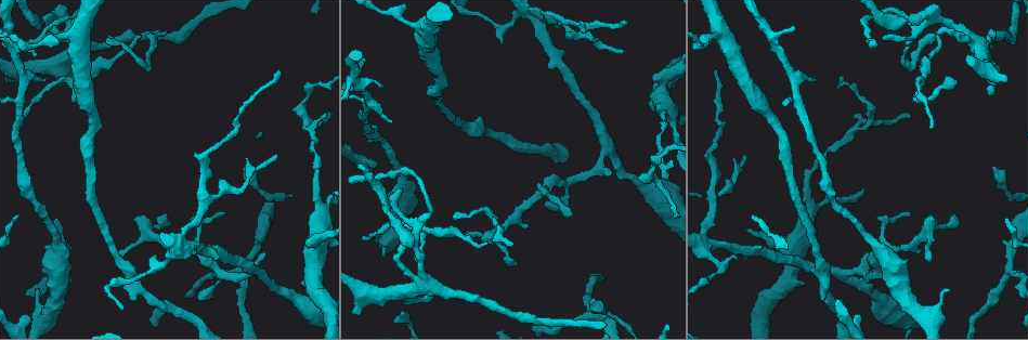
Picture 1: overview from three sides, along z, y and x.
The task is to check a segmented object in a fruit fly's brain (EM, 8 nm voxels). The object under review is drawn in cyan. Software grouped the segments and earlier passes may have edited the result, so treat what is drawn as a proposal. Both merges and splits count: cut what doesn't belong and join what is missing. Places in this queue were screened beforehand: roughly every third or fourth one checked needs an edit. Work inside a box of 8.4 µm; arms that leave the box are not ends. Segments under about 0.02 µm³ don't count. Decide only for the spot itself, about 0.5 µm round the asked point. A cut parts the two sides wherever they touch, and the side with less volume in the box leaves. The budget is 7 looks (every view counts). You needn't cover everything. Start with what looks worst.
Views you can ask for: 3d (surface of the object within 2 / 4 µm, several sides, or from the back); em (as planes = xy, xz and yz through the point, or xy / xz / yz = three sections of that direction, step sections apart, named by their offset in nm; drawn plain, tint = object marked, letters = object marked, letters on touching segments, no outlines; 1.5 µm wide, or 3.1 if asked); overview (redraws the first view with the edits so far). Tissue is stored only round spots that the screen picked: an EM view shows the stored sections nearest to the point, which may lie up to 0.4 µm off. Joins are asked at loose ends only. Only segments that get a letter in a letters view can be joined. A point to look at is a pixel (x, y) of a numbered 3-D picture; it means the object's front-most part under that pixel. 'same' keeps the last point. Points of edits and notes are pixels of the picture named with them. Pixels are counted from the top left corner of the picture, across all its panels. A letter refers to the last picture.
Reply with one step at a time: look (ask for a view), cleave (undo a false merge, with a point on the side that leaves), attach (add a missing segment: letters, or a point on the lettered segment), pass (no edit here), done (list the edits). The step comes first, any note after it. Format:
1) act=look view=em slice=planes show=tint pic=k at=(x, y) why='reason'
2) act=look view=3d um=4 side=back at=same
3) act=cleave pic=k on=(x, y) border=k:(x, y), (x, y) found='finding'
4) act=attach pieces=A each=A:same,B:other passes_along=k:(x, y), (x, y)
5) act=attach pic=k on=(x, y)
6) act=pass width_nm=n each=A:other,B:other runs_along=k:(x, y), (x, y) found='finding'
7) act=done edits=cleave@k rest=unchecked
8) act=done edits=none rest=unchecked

act=look view=3d um=4 pic=1 at=(169, 224) why='free end'

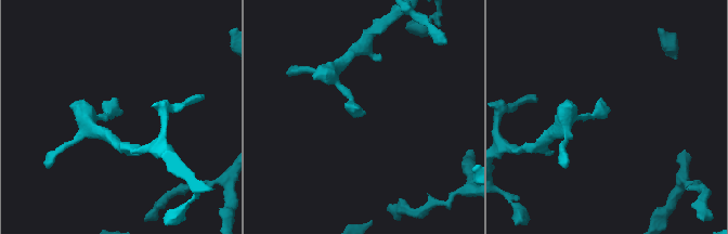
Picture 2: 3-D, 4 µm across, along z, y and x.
act=look view=em slice=planes show=letters pic=2 at=(604, 113) why='need the tissue'

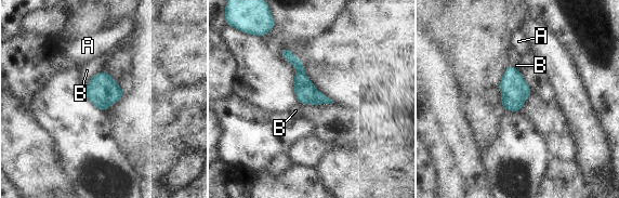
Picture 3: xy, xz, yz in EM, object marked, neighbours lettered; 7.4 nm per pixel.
act=pass each=A:other,B:other runs_along=3:(282, 50), (327, 101) found='none of them fits'

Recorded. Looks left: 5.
act=look view=3d um=4 side=back pic=1 at=(183, 244) why='a narrow waist'

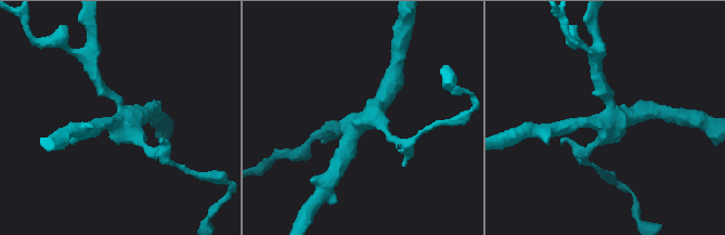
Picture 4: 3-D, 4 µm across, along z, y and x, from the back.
act=look view=em slice=planes show=tint pic=4 at=(116, 120)

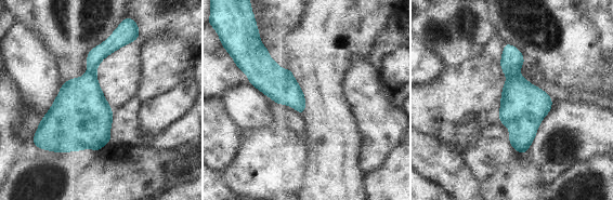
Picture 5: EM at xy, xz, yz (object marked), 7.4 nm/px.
act=look view=em slice=planes show=letters at=same

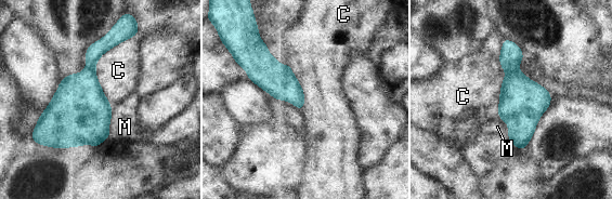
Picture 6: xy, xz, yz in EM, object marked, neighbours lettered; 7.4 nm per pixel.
act=pass longest_contact=C:550nm each=C:other,M:other border=6:(137, 34), (96, 62), (111, 105) found='continuous, no second neuron'

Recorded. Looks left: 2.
act=done edits=none rest=unchecked

